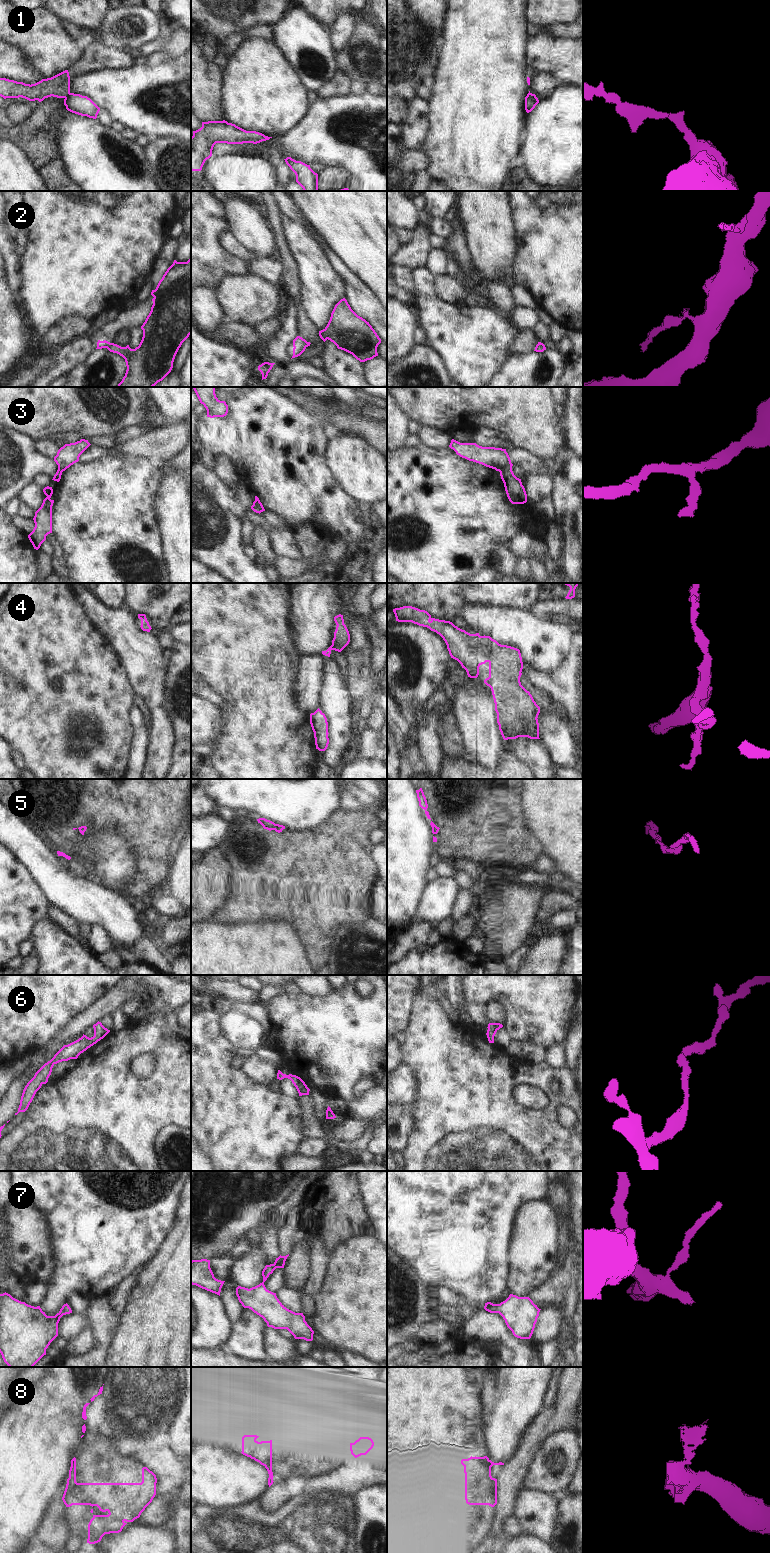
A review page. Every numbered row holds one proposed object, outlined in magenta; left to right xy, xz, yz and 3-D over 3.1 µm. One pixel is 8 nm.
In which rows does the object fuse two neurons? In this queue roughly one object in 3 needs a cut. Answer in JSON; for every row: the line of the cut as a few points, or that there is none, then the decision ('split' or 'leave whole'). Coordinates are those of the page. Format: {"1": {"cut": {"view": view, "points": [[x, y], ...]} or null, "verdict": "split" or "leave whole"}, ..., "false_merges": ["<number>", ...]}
{"1": {"cut": {"view": "xy", "points": [[70, 93], [64, 97]]}, "verdict": "split"}, "2": {"cut": {"view": "xy", "points": [[110, 343], [106, 347]]}, "verdict": "split"}, "3": {"cut": null, "verdict": "leave whole"}, "4": {"cut": null, "verdict": "leave whole"}, "5": {"cut": null, "verdict": "leave whole"}, "6": {"cut": null, "verdict": "leave whole"}, "7": {"cut": null, "verdict": "leave whole"}, "8": {"cut": {"view": "xz", "points": [[267, 1468], [271, 1470]]}, "verdict": "split"}, "false_merges": ["1", "2", "8"]}

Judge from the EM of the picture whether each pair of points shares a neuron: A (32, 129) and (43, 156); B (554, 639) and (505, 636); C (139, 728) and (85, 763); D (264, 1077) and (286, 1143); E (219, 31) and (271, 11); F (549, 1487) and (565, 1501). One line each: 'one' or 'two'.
A: one
B: one
C: two
D: two
E: one
F: two

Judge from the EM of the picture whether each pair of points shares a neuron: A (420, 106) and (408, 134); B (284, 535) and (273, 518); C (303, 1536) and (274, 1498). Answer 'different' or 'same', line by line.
A: same
B: different
C: different

